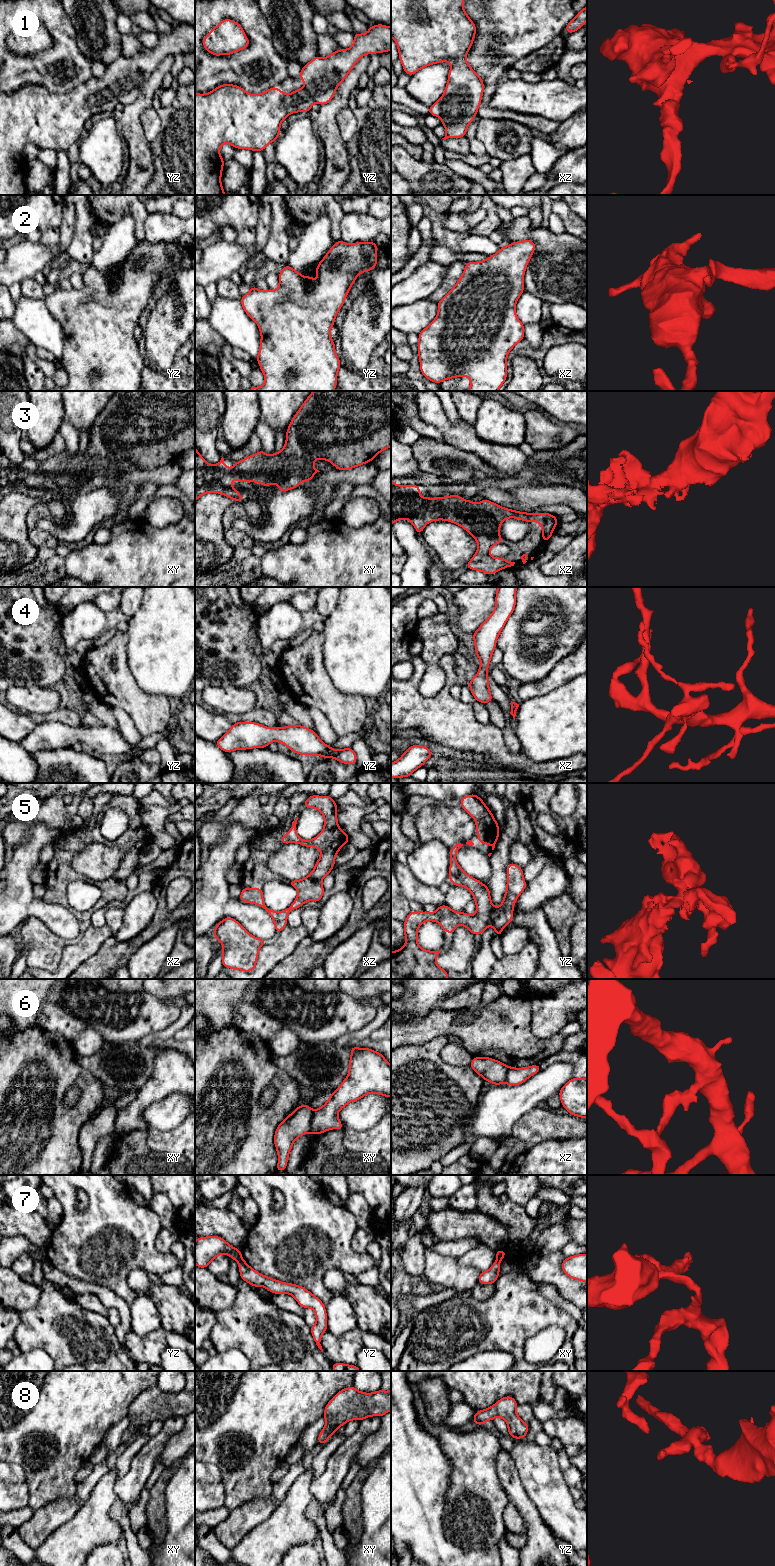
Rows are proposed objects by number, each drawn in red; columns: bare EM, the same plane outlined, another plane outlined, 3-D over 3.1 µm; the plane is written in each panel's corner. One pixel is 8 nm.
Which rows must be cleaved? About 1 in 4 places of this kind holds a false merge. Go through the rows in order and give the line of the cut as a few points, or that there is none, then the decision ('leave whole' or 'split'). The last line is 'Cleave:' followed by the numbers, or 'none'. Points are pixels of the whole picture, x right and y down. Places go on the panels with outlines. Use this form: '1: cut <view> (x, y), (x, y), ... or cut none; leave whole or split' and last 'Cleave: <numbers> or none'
1: cut none; leave whole
2: cut none; leave whole
3: cut none; leave whole
4: cut none; leave whole
5: cut none; leave whole
6: cut xy (313, 1111), (310, 1131); split
7: cut xy (496, 1259), (499, 1261); split
8: cut none; leave whole
Cleave: 6, 7

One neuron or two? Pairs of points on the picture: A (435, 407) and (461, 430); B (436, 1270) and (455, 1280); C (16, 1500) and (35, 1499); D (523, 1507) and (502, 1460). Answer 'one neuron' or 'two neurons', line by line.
A: one neuron
B: one neuron
C: two neurons
D: one neuron

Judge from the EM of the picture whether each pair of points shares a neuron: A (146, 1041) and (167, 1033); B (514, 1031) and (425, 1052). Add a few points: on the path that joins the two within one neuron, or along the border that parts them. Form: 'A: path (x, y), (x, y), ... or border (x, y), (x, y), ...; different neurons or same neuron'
A: path (151, 1037), (162, 1034); same neuron
B: border (447, 1036), (437, 1036), (423, 1044), (413, 1044); different neurons

